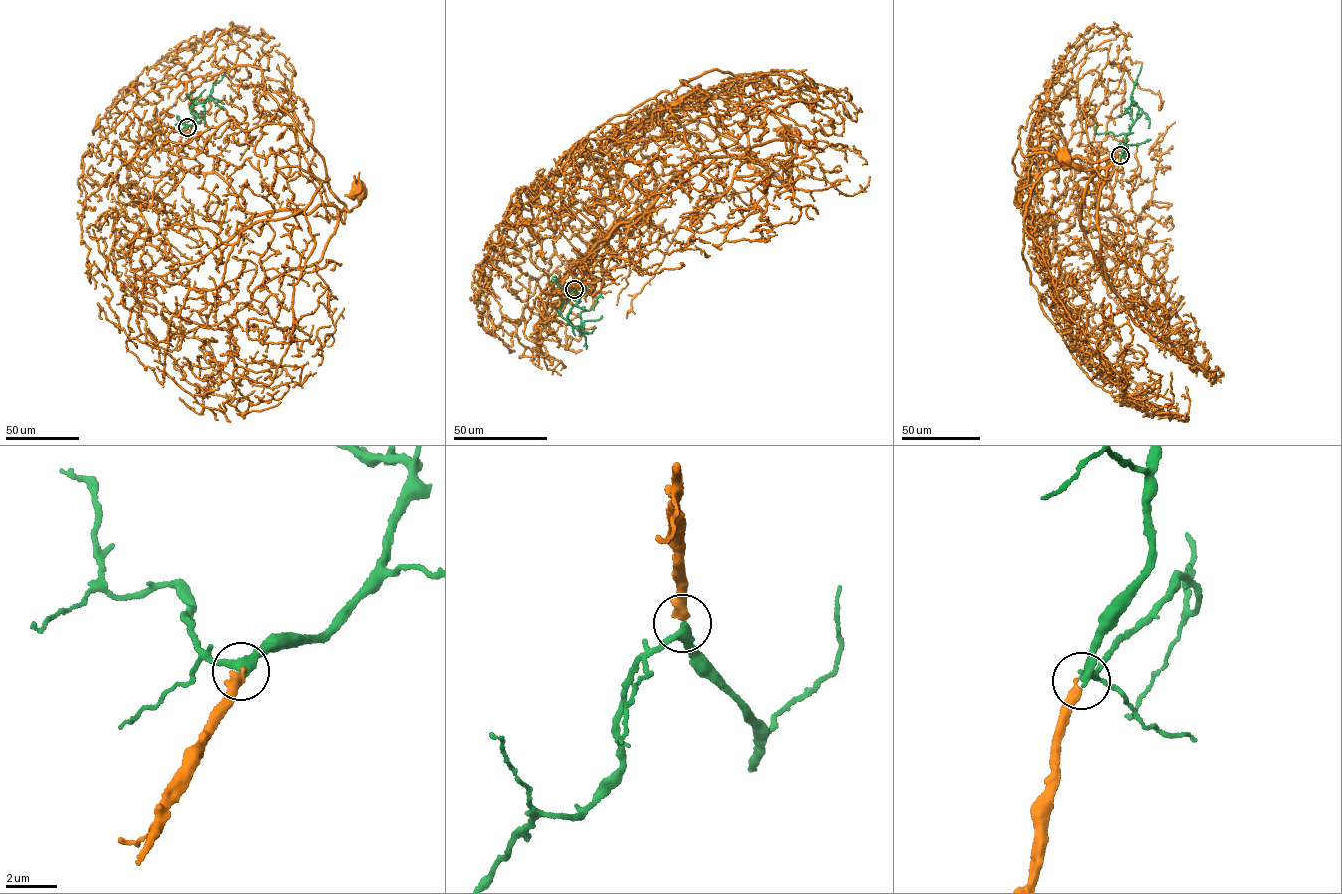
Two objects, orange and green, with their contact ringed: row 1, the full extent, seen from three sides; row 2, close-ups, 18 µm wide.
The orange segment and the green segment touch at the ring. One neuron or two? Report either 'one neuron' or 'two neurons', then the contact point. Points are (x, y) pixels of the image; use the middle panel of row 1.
one neuron; at (574, 289)

